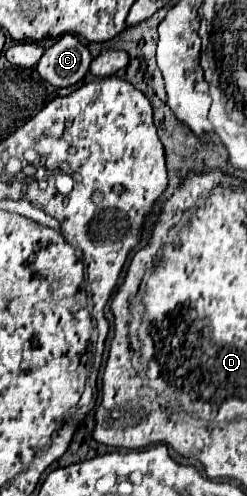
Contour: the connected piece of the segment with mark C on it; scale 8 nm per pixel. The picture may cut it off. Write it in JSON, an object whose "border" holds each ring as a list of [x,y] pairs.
{"border":[[[66,34],[44,52],[38,62],[38,74],[52,86],[64,88],[80,82],[90,62],[88,48],[74,34]]]}

